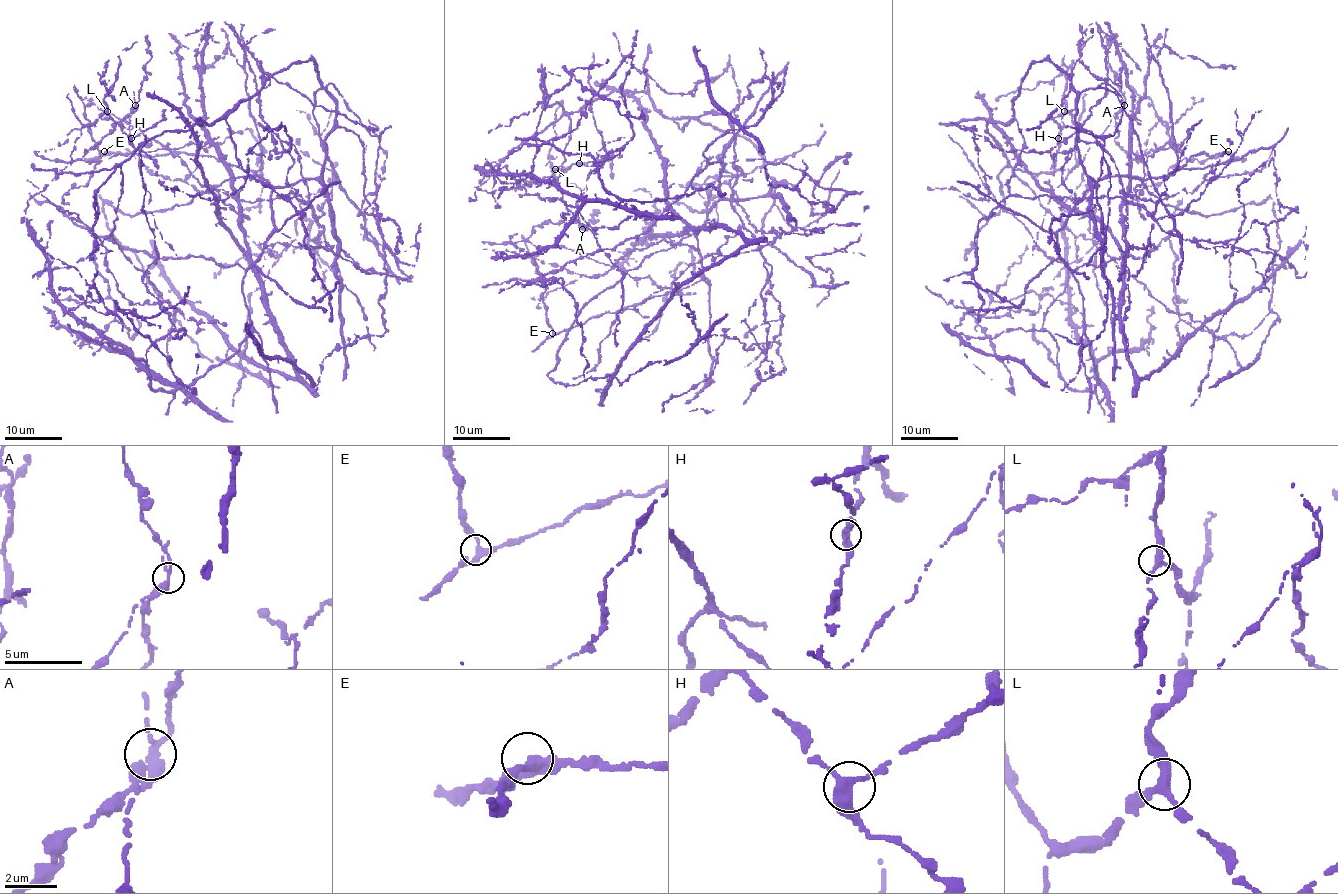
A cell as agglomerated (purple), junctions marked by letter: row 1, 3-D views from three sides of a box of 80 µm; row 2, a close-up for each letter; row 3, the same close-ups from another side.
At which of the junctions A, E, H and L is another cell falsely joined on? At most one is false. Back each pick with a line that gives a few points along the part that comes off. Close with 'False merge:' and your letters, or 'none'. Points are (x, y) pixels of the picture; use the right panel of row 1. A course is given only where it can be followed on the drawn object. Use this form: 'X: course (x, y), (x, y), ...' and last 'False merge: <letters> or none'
A: course (1124, 105), (1111, 117), (1110, 125), (1095, 140), (1084, 160), (1075, 164), (1065, 180), (1051, 193), (1032, 255)
False merge: A

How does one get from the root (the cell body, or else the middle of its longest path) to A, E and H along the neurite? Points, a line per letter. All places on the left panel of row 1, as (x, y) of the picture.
A: (314, 62), (336, 127), (285, 186), (212, 156), (97, 161), (90, 121), (45, 157), (134, 105)
E: (314, 62), (336, 104), (336, 127), (324, 141), (317, 177), (272, 186), (212, 156), (104, 151)
H: (314, 62), (209, 124), (146, 140), (121, 164), (107, 249), (29, 193), (105, 113), (131, 138)

